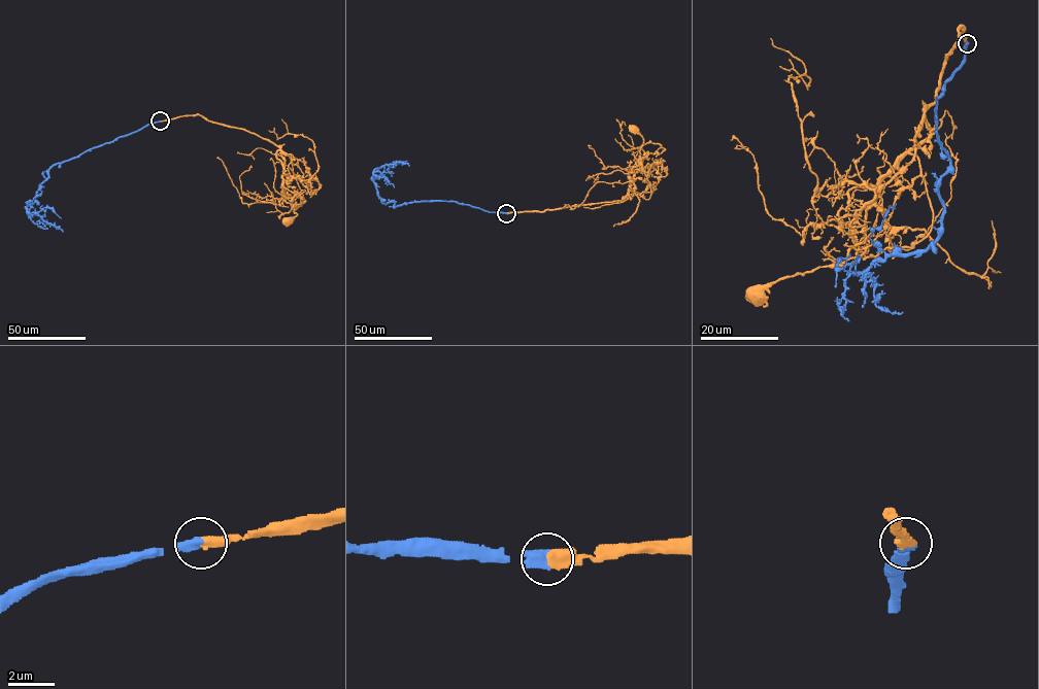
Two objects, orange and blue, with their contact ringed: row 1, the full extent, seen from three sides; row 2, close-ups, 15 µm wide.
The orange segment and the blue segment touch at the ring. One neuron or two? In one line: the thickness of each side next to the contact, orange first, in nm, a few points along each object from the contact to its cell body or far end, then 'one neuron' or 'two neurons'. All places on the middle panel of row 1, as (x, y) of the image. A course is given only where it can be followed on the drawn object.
500/500 nm | orange via (506, 213), (621, 201), (630, 186), (629, 172), (641, 163), (643, 138), (634, 130) | blue via (506, 213), (449, 201), (396, 206), (394, 202), (383, 203), (372, 172), (397, 162), (409, 166) | one neuron

